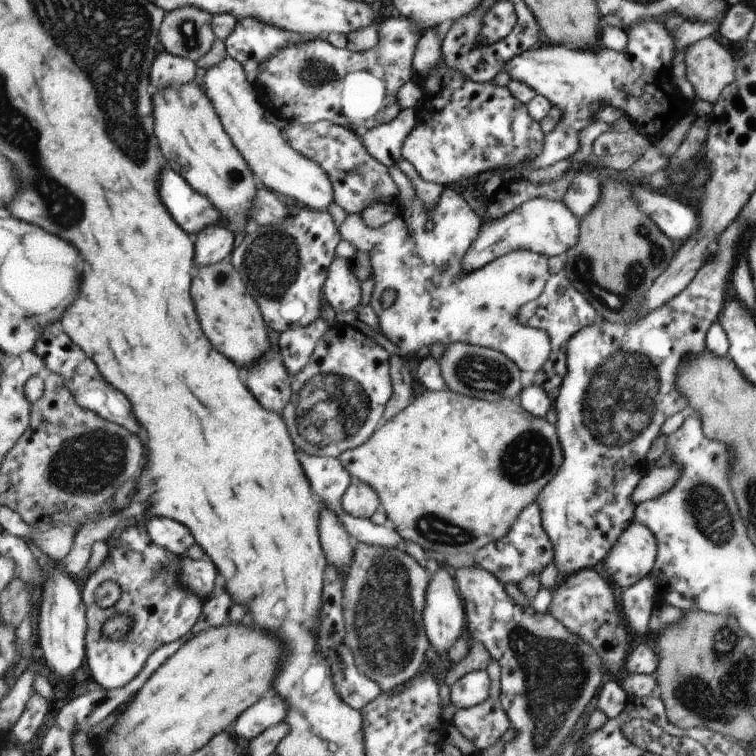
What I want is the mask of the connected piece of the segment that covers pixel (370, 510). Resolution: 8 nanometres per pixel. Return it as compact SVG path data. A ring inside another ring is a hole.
M355 479L342 499L342 508L357 519L369 519L380 507L376 493Z

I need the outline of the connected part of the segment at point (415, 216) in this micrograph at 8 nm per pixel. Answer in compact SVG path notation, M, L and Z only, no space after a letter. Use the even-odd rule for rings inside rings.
M443 186L439 197L430 207L426 207L415 195L407 206L399 204L392 218L378 228L365 226L360 214L352 213L347 216L339 230L342 239L355 245L357 251L369 255L371 275L375 284L368 306L377 316L379 332L401 352L414 354L432 344L442 344L443 347L454 343L476 345L505 356L526 377L530 373L538 372L547 360L550 351L549 340L543 330L517 323L516 313L527 302L539 298L544 291L545 280L550 278L547 272L548 261L540 253L518 249L478 270L463 272L464 256L477 237L480 223L480 216L469 208L465 200L451 187ZM425 222L432 222L433 228L424 230ZM388 290L395 294L393 304L381 306L381 294Z

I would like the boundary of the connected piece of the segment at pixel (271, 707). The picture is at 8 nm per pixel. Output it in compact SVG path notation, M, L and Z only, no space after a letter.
M277 694L261 698L253 708L245 710L230 733L248 743L258 738L269 726L279 724L287 716L287 704Z

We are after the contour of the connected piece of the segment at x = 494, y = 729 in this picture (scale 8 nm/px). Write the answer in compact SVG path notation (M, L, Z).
M490 658L487 664L488 695L480 704L465 709L457 709L451 721L453 726L478 750L491 746L507 728L508 716L500 704L500 669Z

